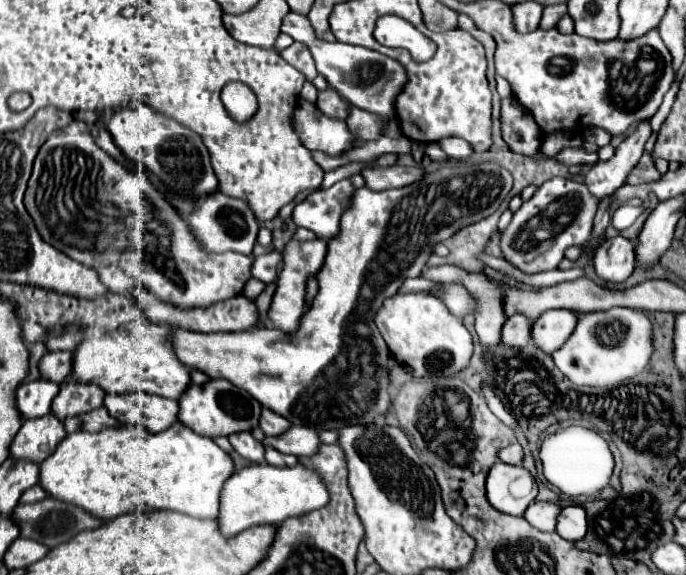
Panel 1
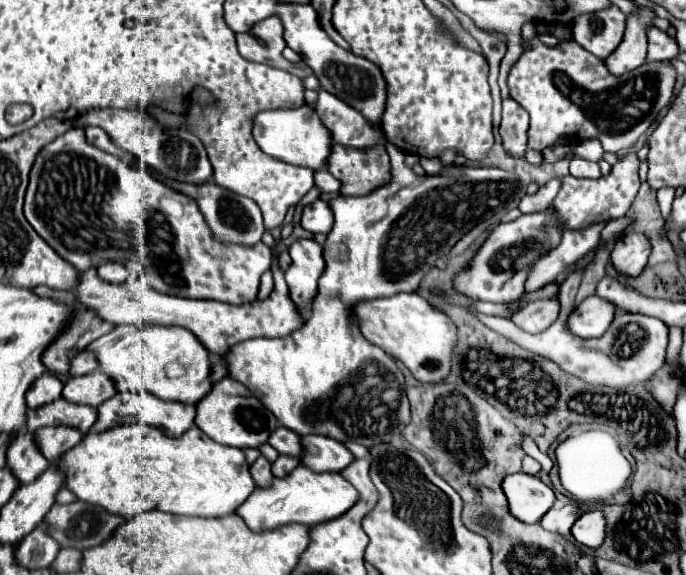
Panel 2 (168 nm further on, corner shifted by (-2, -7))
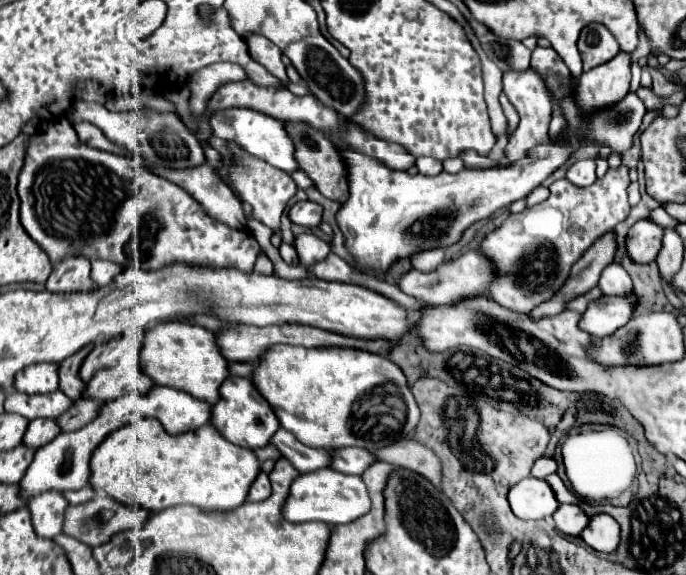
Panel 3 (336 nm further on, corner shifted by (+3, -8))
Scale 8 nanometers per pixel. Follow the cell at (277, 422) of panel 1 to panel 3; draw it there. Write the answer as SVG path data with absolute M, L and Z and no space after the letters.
M279 429L271 443L281 451L281 455L285 459L289 459L301 473L311 473L311 471L317 471L317 469L323 469L323 467L329 467L331 465L331 453L327 449L313 449L313 447L307 447L303 445L301 441L295 439L293 433L285 431L285 429Z

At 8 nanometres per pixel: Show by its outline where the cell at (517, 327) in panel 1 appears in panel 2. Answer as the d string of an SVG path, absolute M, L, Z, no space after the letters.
M556 296L548 298L548 300L536 300L536 302L530 302L526 308L522 308L520 312L516 312L512 316L512 322L518 328L522 328L524 332L540 334L550 324L556 322L558 310L560 310L560 302Z

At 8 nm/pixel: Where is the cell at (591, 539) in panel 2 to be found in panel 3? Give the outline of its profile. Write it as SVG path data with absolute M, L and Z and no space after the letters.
M599 513L591 517L591 523L581 533L583 541L599 553L613 553L619 547L619 523L607 515Z

